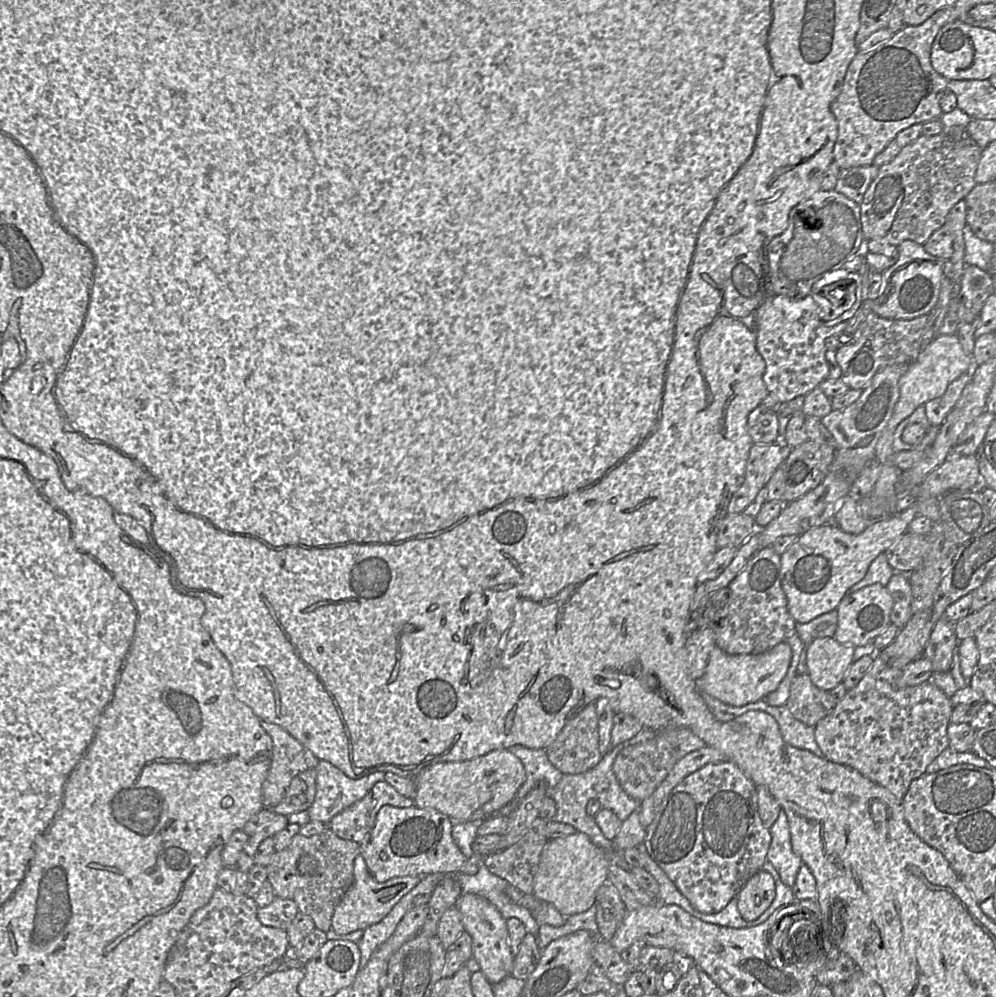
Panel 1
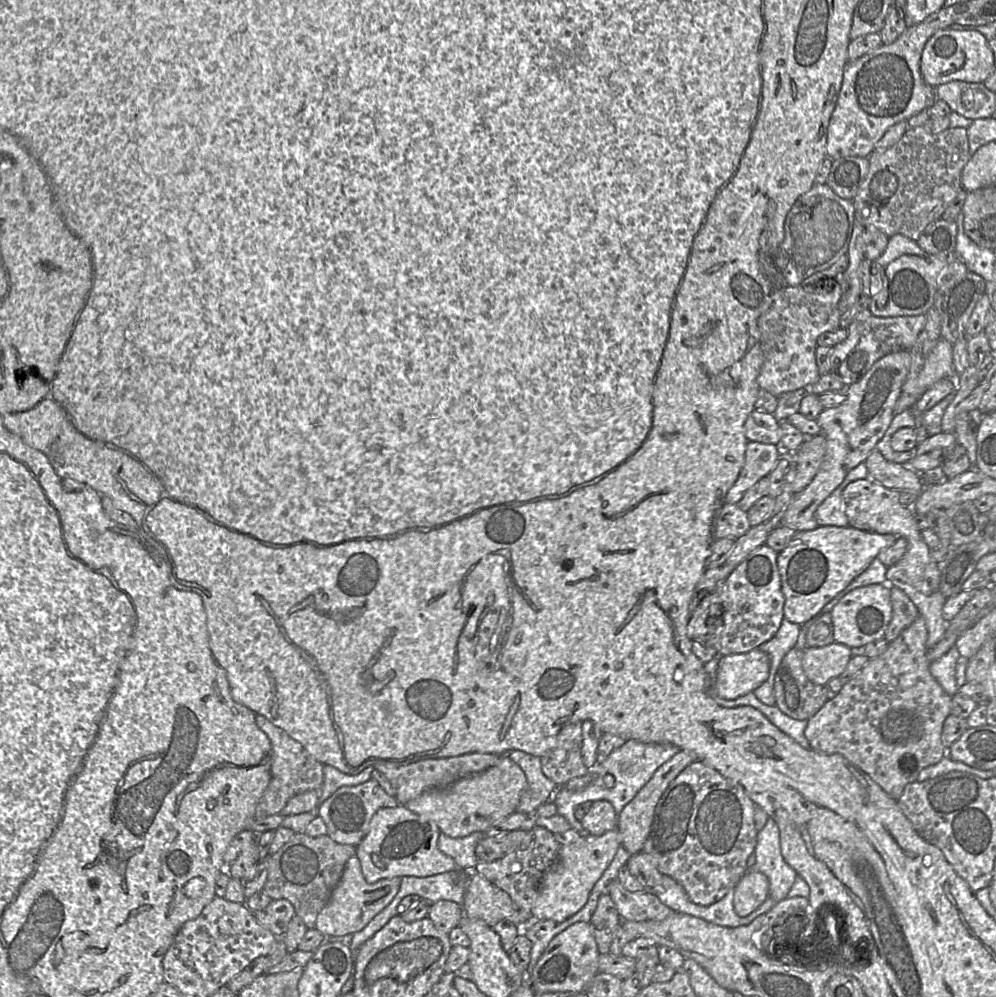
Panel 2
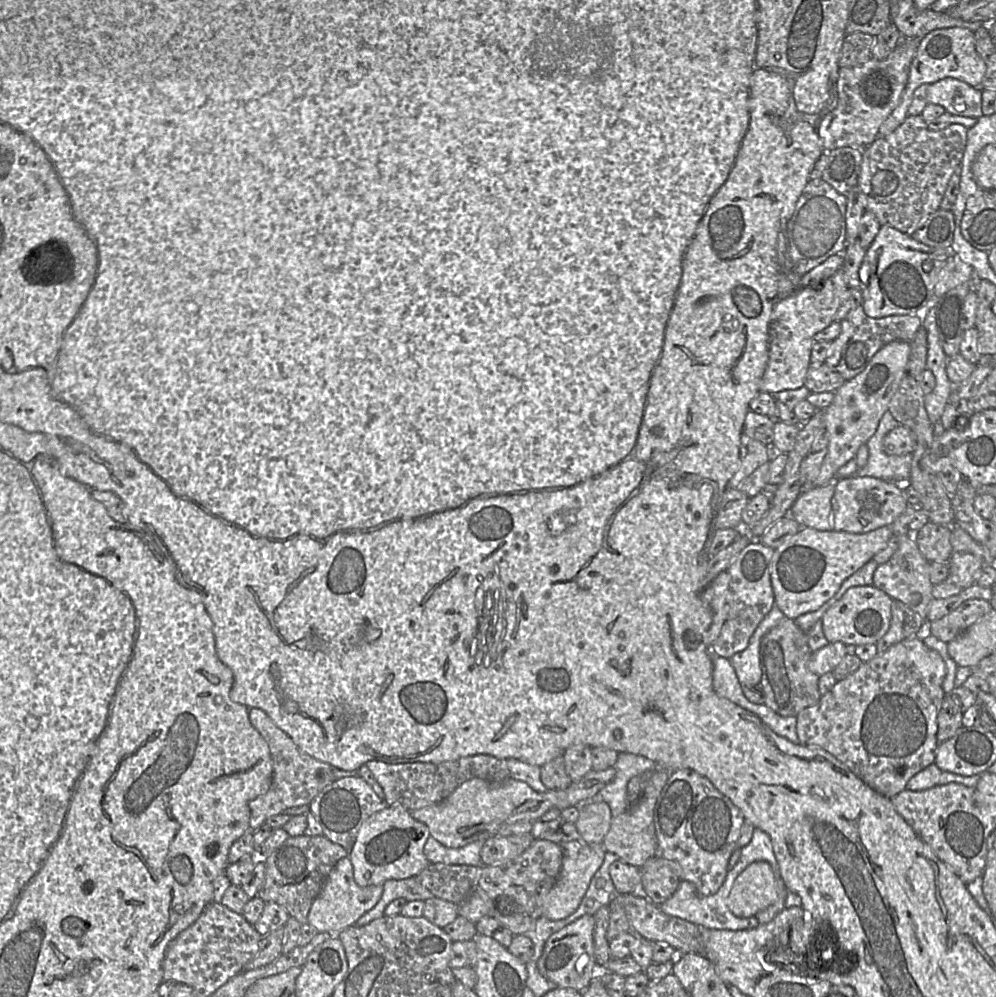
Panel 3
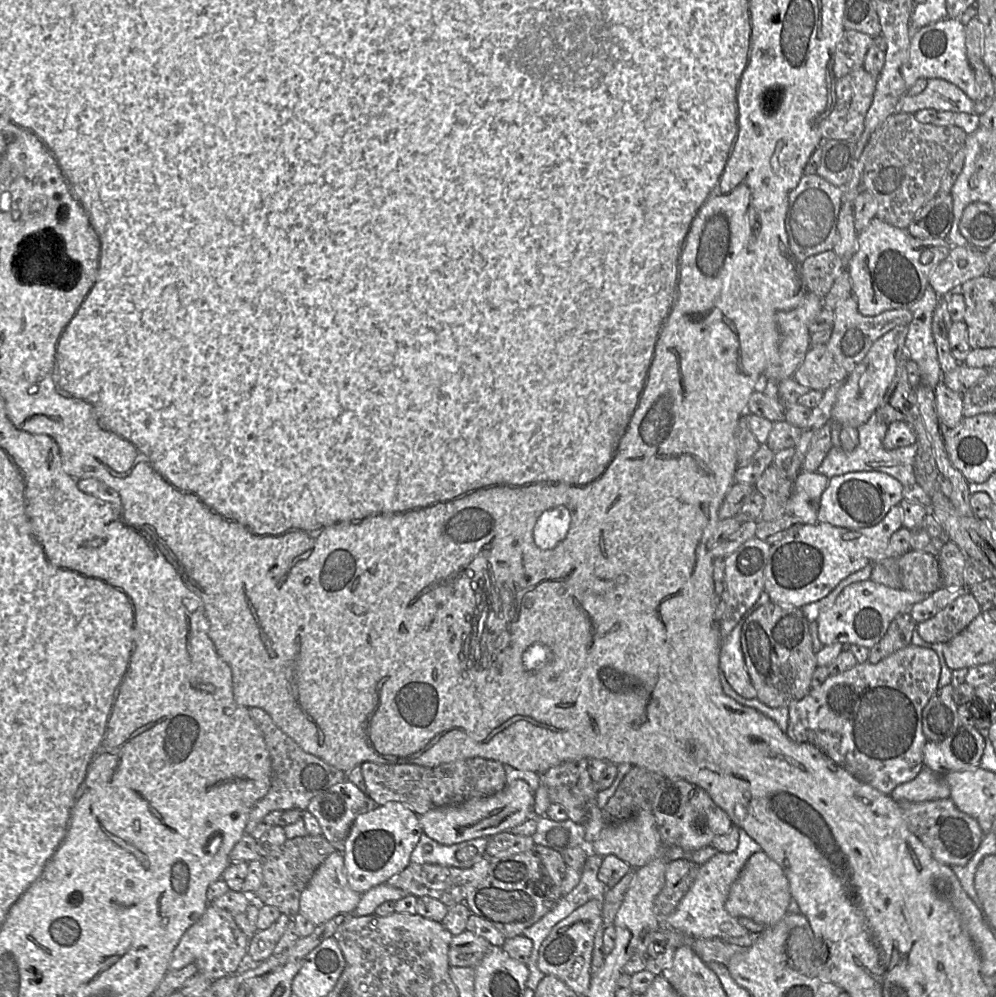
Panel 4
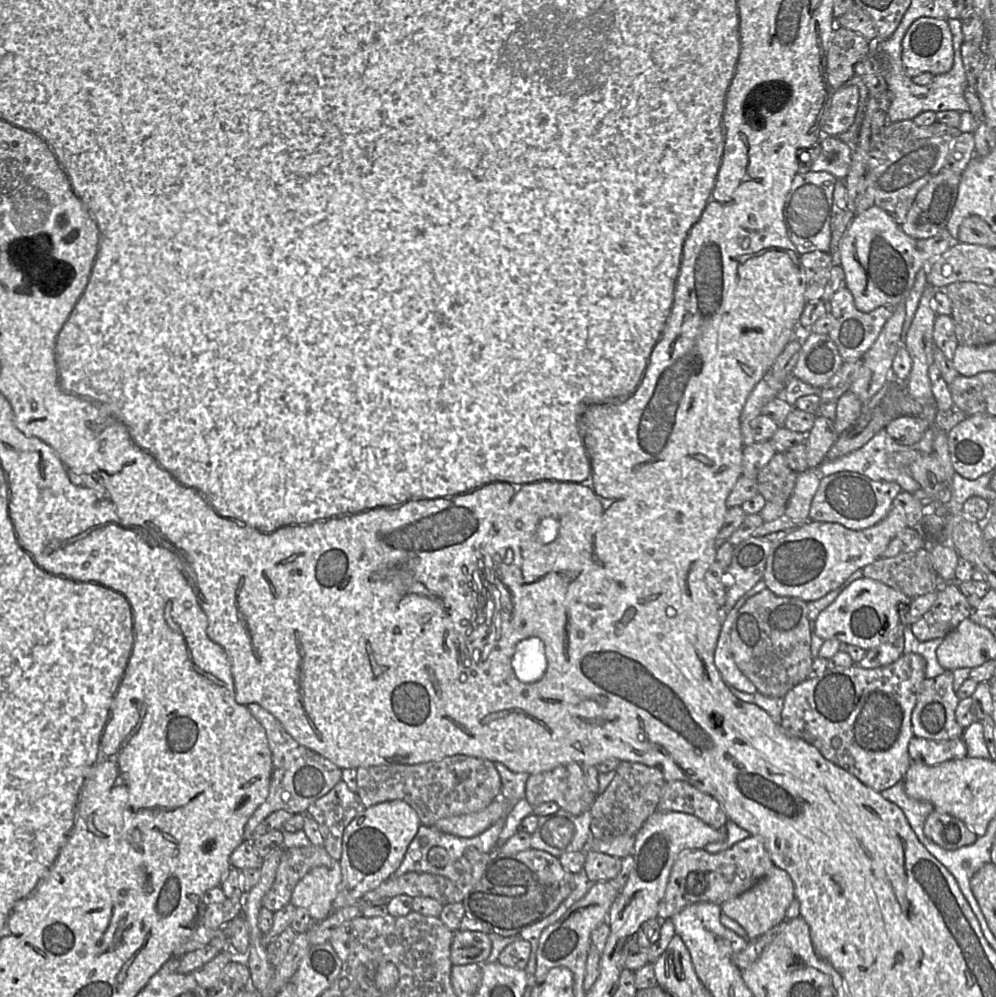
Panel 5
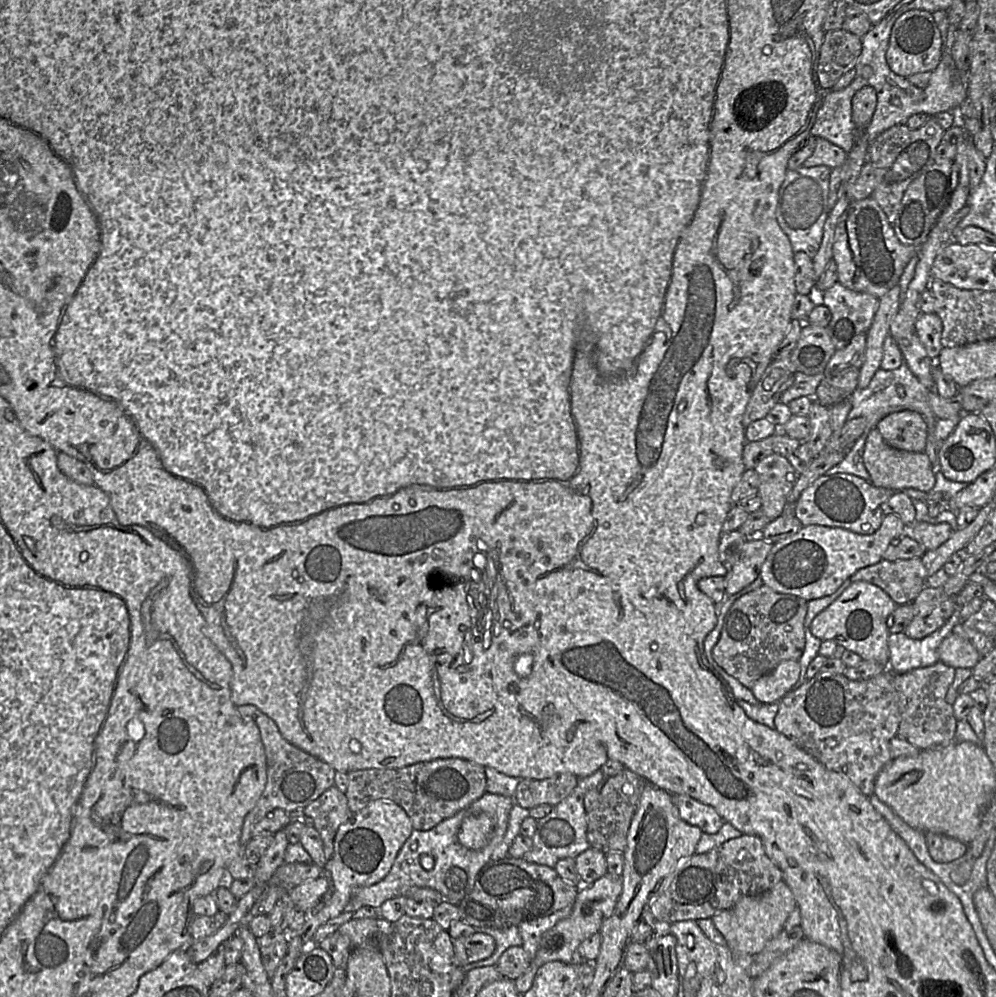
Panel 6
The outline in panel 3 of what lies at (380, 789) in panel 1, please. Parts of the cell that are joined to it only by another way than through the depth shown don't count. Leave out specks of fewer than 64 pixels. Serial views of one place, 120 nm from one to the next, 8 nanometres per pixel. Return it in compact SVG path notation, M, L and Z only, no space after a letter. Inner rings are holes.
M347 776L335 780L325 787L312 800L309 807L311 813L321 824L323 835L350 851L363 822L372 814L389 807L389 805L374 792L363 778Z

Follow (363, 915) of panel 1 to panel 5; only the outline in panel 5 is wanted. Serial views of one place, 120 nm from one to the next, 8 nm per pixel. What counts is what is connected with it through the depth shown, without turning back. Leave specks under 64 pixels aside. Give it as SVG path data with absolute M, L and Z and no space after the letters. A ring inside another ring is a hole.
M339 861L330 866L319 866L308 872L296 885L291 903L297 908L306 909L314 922L321 922L333 912L333 901L341 883L342 874Z

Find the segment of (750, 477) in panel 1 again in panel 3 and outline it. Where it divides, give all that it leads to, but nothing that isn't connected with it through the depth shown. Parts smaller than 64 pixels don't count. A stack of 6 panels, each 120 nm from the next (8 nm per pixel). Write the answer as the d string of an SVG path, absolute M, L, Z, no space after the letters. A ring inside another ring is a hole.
M745 433L741 435L740 468L729 481L727 488L737 488L740 482L752 474L758 467L771 461L771 448Z

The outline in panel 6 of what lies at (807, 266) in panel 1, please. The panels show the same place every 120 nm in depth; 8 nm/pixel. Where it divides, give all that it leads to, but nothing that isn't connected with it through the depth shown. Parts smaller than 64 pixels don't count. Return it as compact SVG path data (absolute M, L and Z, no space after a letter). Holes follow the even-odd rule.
M825 165L788 169L781 184L776 207L776 220L787 235L794 252L804 252L811 258L817 253L828 217L828 193L831 168Z

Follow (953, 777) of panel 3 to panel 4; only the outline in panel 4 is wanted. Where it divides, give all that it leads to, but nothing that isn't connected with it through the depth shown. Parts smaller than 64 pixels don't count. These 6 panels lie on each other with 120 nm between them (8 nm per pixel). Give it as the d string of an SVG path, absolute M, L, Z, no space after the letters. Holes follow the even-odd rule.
M924 766L912 780L894 788L890 796L896 802L923 802L949 798L950 788L943 774Z

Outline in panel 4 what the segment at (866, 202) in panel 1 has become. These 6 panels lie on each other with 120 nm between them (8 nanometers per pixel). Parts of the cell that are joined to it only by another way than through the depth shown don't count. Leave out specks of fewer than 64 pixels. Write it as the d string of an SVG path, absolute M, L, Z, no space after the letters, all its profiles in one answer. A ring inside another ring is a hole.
M896 112L876 130L870 140L870 152L862 173L862 189L869 191L877 201L877 217L901 229L907 229L916 212L934 198L941 180L954 155L965 146L967 134L955 125L936 126L917 121L913 114Z

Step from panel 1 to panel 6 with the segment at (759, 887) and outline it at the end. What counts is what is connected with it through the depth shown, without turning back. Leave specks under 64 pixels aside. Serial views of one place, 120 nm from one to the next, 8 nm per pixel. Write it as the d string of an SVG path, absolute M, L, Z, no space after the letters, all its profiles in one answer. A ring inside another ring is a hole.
M784 880L768 891L754 896L742 897L730 909L717 912L712 921L725 939L726 945L735 953L756 955L784 928L784 924L796 908L794 895Z

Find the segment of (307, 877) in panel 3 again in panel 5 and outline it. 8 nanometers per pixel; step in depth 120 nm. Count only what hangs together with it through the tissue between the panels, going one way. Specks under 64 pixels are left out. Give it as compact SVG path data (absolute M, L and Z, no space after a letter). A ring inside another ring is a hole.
M309 845L284 849L275 880L263 898L262 906L275 913L291 903L298 882L312 869L335 862L323 846Z

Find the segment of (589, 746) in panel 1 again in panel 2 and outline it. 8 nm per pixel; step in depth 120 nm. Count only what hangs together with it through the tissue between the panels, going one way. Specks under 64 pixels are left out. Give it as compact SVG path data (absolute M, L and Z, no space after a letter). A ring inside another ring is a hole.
M582 722L565 725L557 736L555 747L541 758L544 775L558 787L586 775L590 770L583 762L581 748Z

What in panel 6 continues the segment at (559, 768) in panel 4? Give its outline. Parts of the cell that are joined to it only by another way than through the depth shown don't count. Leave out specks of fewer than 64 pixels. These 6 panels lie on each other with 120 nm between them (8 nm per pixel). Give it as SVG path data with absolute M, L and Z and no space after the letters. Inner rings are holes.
M560 773L542 780L525 778L519 781L513 799L528 810L541 804L555 806L573 791L577 783L578 778L570 773Z

